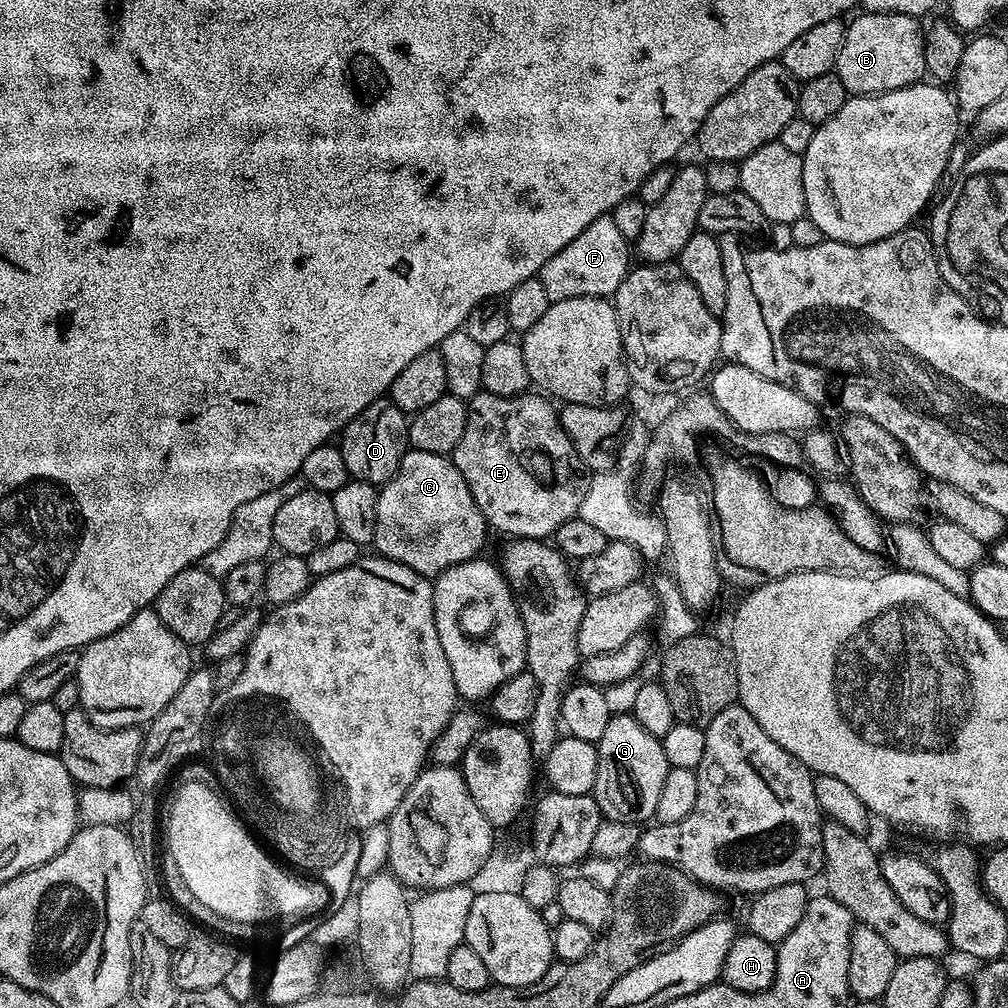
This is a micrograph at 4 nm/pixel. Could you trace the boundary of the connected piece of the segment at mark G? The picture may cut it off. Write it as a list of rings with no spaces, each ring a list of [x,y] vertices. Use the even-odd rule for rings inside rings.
[[[631,714],[612,715],[606,726],[606,734],[602,734],[602,738],[596,744],[597,782],[594,795],[601,813],[607,819],[641,825],[655,817],[658,797],[662,791],[662,782],[666,782],[666,774],[670,767],[660,741],[661,737],[647,732]]]

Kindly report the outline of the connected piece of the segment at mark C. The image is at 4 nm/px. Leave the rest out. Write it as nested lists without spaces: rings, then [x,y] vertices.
[[[412,448],[402,458],[396,473],[376,493],[375,551],[387,560],[410,566],[410,570],[423,576],[436,578],[448,568],[477,559],[483,553],[480,551],[483,550],[488,535],[488,523],[474,502],[474,494],[470,494],[470,486],[466,486],[466,478],[462,478],[458,466],[454,466],[448,456],[426,454]]]

